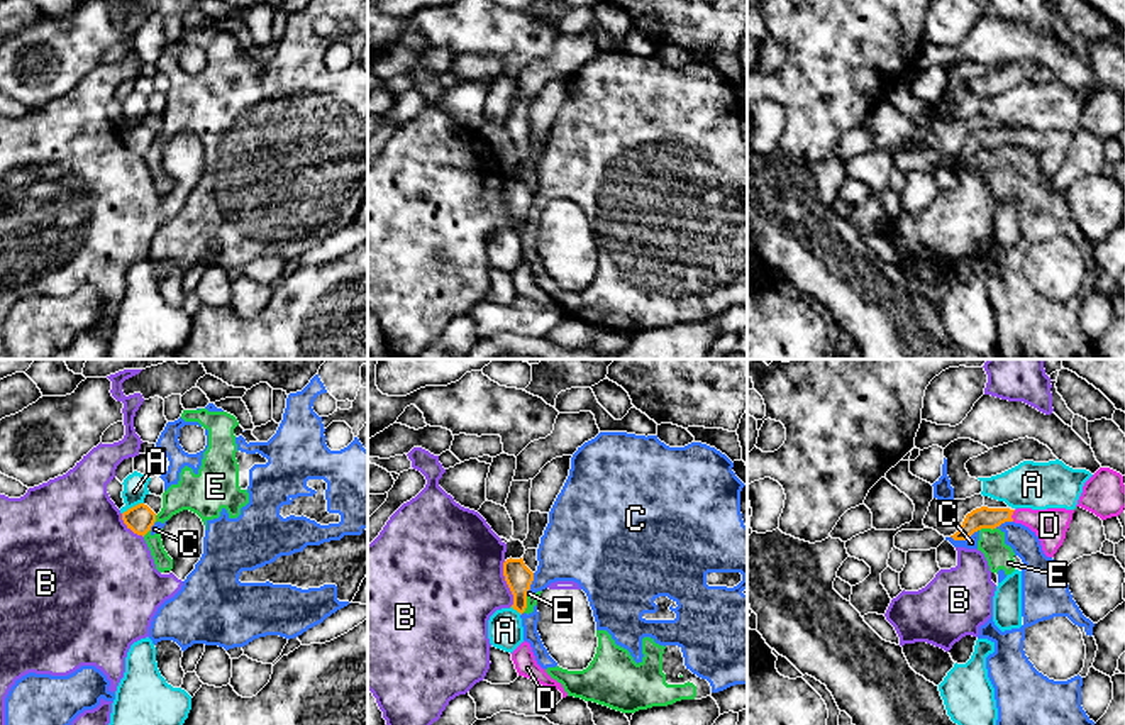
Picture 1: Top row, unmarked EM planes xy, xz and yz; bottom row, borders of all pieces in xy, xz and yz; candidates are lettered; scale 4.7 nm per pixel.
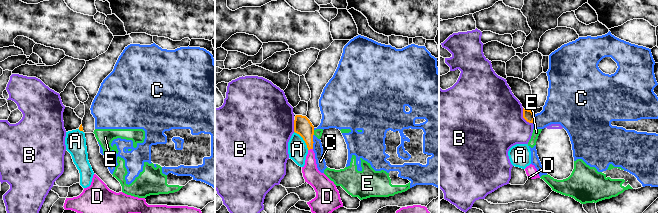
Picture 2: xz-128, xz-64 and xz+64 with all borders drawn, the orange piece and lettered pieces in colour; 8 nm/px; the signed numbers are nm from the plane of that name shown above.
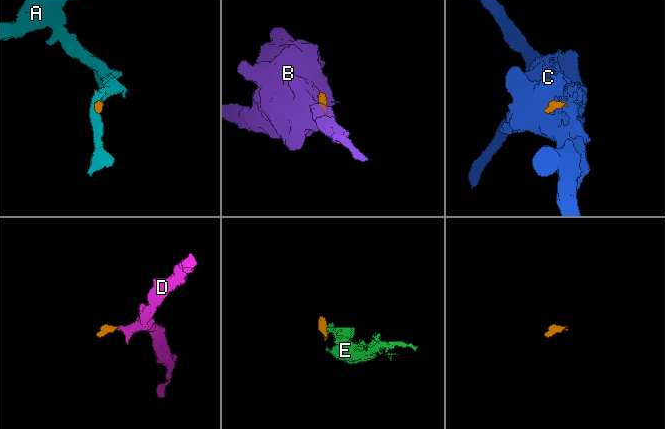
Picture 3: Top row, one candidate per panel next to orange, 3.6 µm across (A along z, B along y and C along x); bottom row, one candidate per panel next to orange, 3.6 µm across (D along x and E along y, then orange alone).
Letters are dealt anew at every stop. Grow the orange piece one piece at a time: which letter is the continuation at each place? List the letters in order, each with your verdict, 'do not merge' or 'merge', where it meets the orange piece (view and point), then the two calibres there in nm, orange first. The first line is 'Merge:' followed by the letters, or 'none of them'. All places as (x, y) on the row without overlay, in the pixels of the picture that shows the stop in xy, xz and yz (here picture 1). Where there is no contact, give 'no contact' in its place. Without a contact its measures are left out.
Merge: D
A: do not merge | xy (133, 127) | 140/110 nm
B: do not merge | xz (507, 204) | 130/460 nm
C: do not merge | yz (964, 160) | 100/60 nm
D: merge | yz (1012, 134) | 100/160 nm
E: do not merge | xz (526, 222) | 130/50 nm

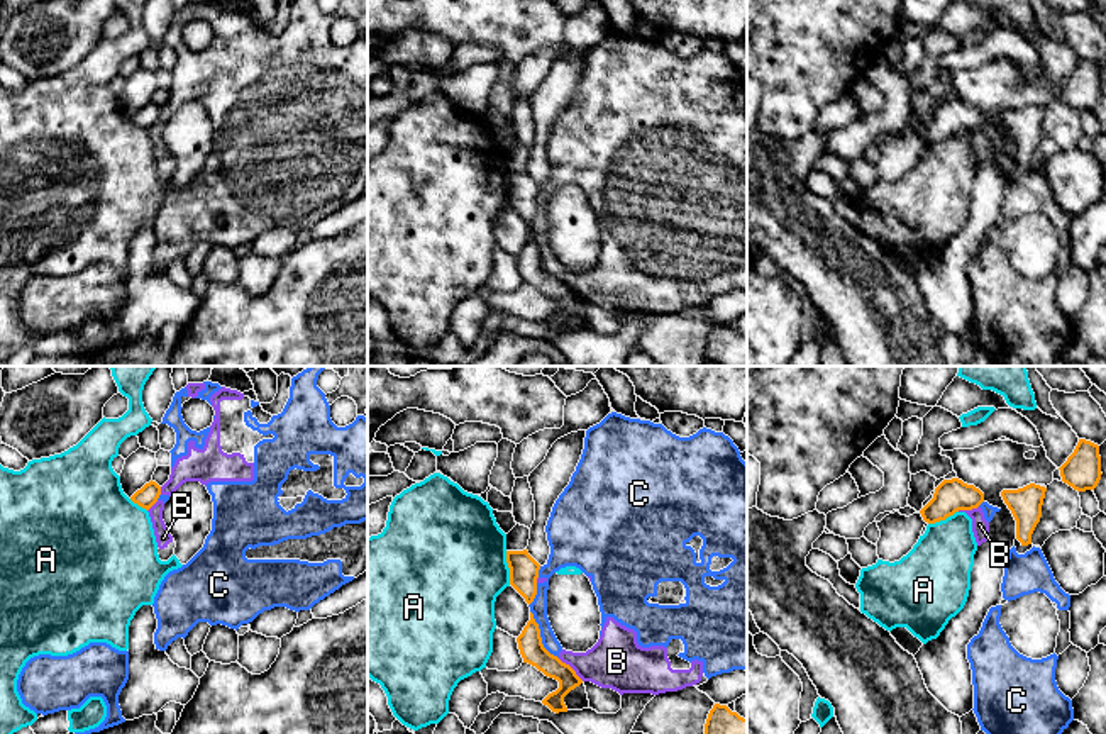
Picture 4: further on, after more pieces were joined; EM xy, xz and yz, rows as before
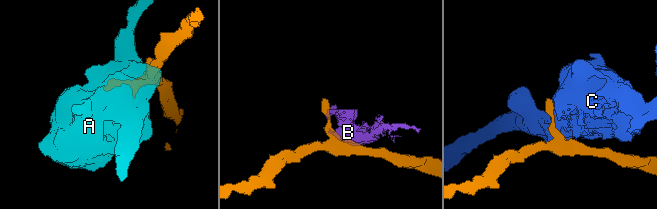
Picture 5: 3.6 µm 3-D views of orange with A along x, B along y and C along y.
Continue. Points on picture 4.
Merge: none of them
A: do not merge | xz (508, 187) | 140/480 nm
B: do not merge | xz (571, 289) | 120/260 nm
C: do not merge | xz (539, 256) | 120/80 nm

